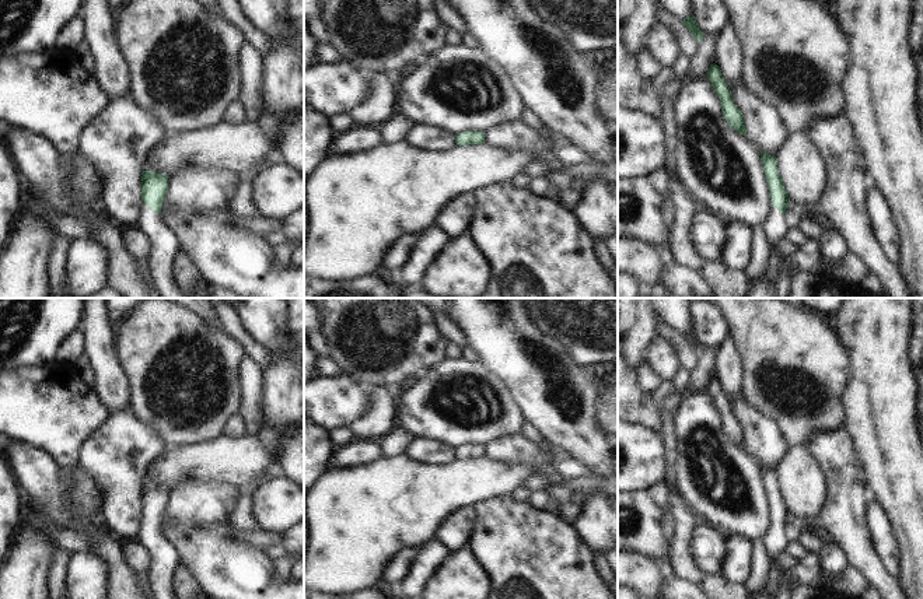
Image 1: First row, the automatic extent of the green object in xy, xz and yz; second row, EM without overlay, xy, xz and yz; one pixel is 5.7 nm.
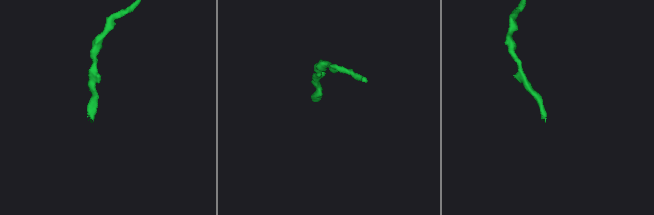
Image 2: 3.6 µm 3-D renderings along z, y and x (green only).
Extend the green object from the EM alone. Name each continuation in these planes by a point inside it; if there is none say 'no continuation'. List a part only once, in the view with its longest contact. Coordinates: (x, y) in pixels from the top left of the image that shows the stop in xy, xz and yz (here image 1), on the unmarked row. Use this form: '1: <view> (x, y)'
1: xy (163, 560)

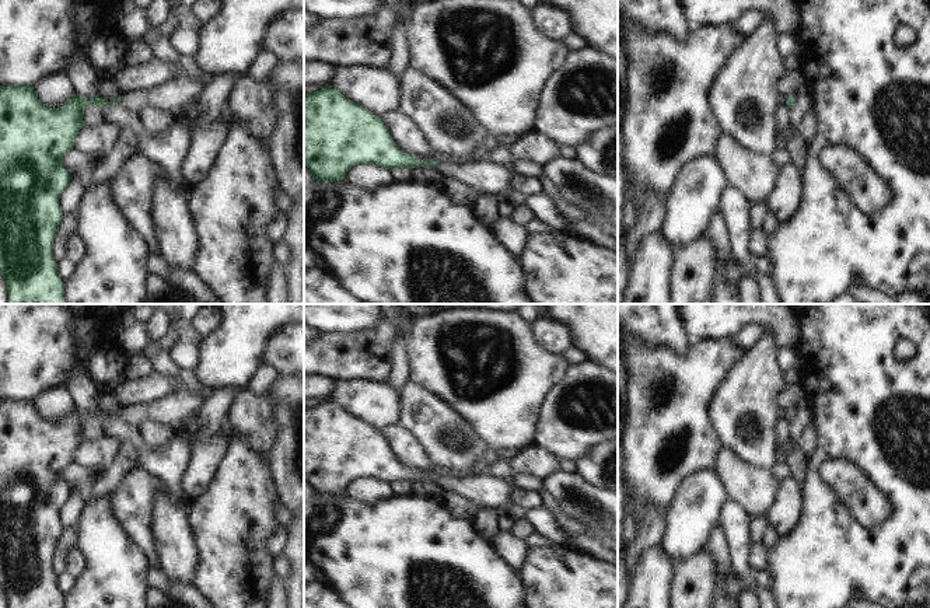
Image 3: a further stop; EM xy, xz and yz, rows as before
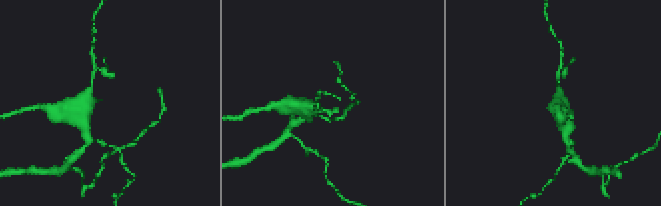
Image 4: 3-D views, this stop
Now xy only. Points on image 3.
1: xy (170, 411)

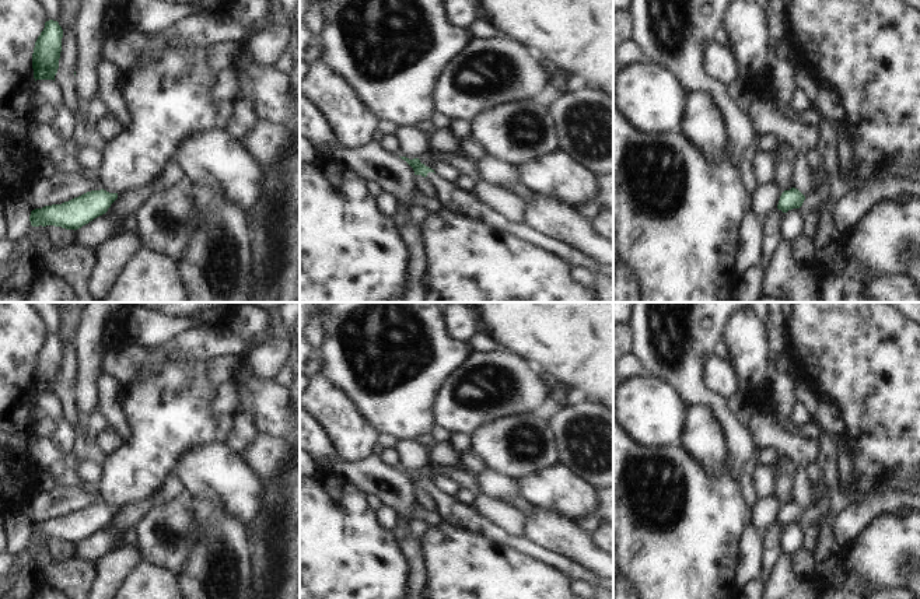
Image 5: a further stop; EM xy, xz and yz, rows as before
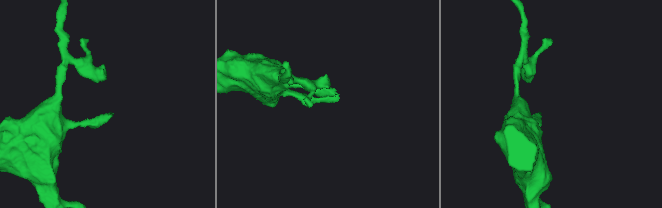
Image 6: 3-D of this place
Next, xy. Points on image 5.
no continuation

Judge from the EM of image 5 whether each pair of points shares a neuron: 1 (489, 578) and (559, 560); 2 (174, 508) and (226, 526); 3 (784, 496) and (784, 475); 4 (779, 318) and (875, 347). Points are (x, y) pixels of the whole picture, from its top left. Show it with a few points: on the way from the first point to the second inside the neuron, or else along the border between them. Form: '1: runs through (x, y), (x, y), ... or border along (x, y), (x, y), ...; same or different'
1: border along (528, 554), (559, 568), (572, 580); different
2: border along (189, 496), (185, 501), (188, 546); different
3: runs through (784, 490), (784, 480); same
4: border along (787, 322), (789, 329); different

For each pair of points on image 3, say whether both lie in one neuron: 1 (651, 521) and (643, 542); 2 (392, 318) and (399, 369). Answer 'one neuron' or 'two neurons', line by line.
1: one neuron
2: one neuron

